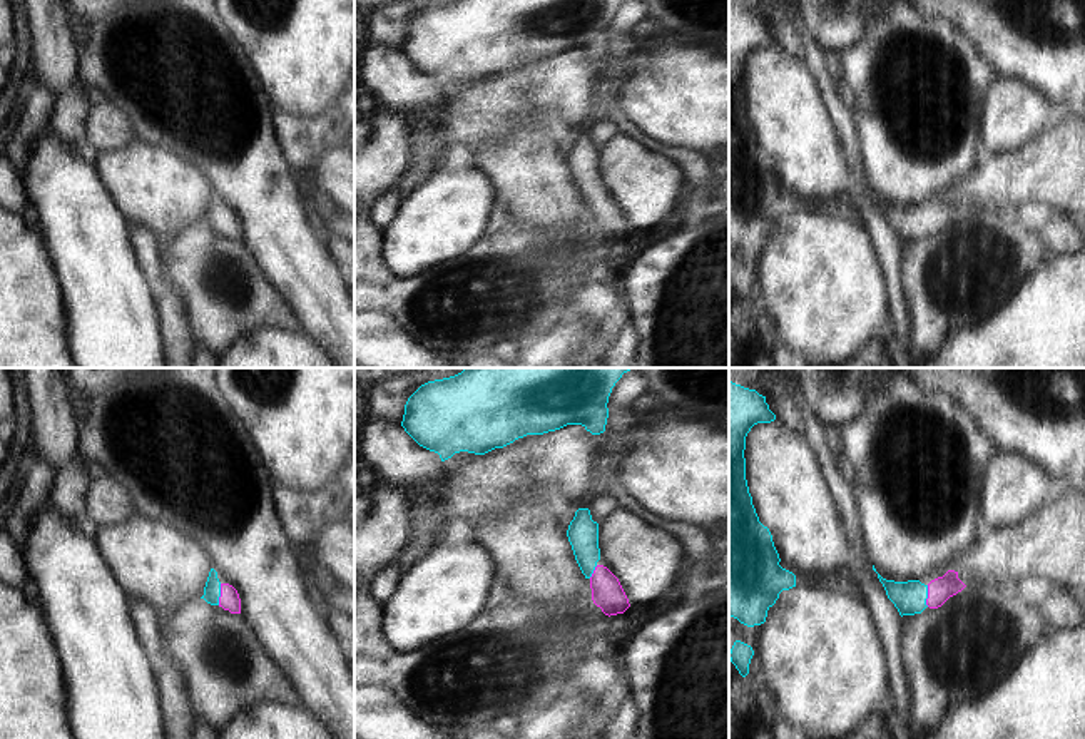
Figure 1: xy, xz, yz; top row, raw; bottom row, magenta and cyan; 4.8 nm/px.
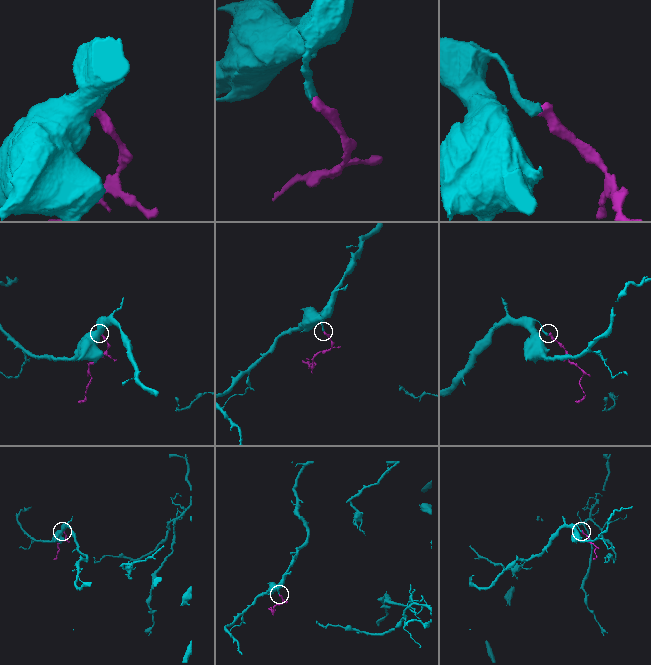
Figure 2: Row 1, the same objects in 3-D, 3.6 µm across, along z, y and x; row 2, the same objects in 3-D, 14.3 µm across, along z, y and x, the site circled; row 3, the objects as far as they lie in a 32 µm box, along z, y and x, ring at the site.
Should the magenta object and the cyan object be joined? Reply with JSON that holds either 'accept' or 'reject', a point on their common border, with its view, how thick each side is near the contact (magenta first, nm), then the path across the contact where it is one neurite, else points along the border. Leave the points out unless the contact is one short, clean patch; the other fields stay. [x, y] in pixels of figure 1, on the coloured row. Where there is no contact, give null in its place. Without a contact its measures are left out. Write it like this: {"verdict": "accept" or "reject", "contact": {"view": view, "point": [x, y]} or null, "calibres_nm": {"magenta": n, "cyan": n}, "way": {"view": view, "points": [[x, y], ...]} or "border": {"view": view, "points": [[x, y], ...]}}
{"verdict": "accept", "contact": {"view": "xy", "point": [221, 594]}, "calibres_nm": {"magenta": 100, "cyan": 80}, "way": {"view": "xy", "points": [[229, 599], [221, 594], [213, 586]]}}

